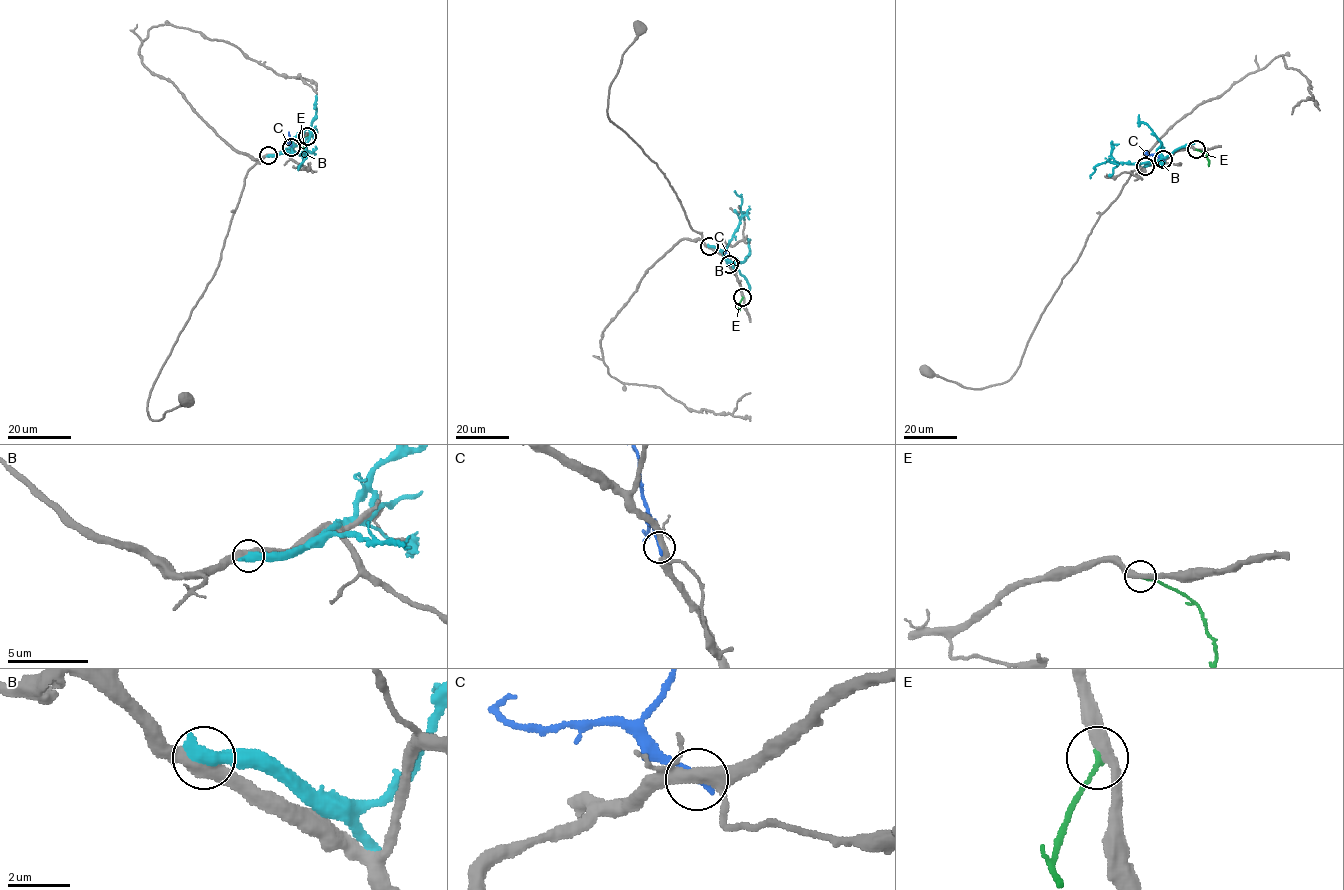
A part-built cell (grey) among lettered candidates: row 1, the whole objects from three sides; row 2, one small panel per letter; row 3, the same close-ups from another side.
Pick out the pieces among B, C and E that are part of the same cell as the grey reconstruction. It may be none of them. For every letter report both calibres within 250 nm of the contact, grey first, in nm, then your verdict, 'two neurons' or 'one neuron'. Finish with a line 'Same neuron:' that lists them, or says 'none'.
B: 480/550 nm | two neurons
C: 340/200 nm | two neurons
E: 360/190 nm | one neuron
Same neuron: E

